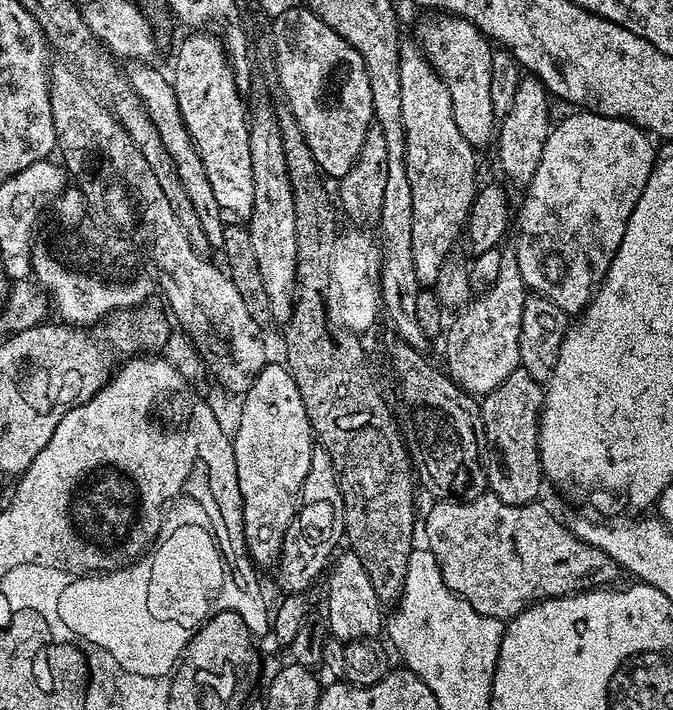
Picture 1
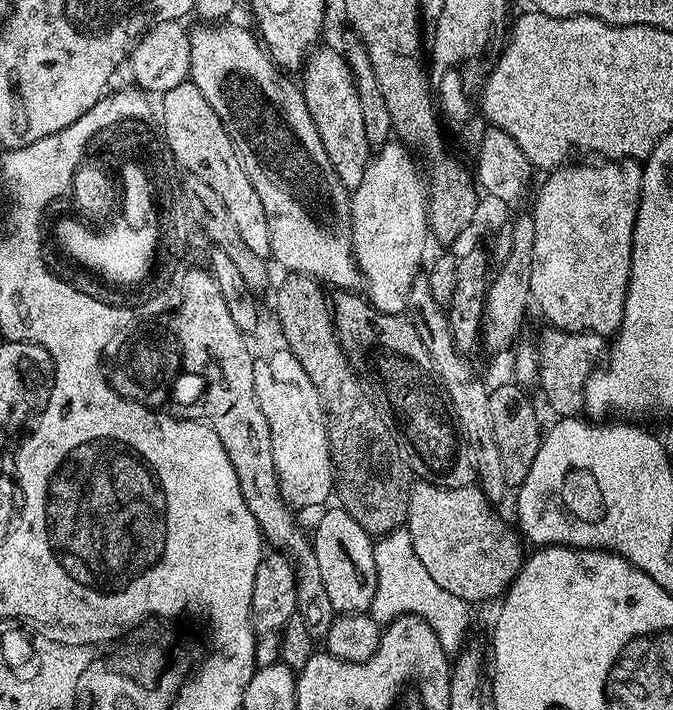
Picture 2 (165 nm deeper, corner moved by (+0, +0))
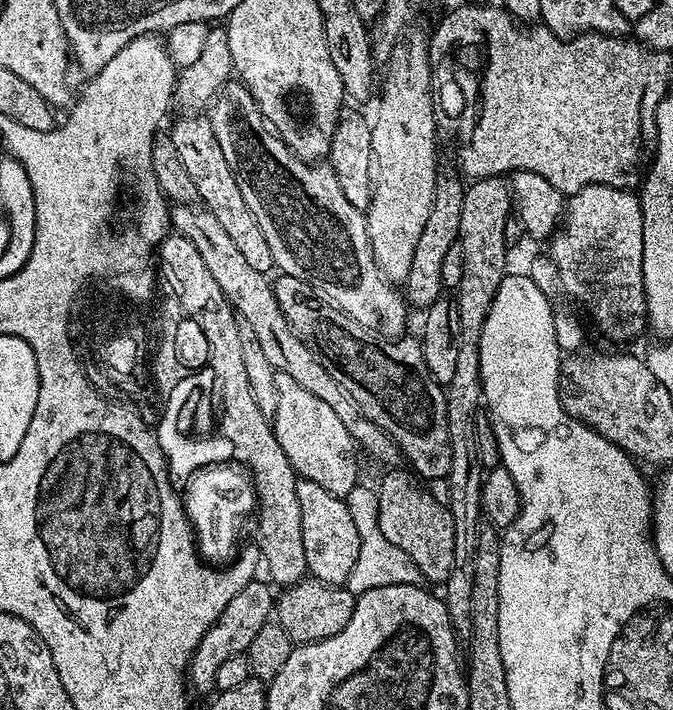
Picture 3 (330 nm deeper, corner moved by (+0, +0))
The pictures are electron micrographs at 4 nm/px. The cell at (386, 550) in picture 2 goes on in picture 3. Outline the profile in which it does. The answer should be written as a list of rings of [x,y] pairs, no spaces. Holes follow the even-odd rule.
[[[358,486],[350,490],[346,497],[350,518],[354,518],[354,526],[358,529],[360,539],[360,550],[358,552],[358,562],[354,564],[354,570],[350,572],[347,582],[347,589],[353,594],[359,594],[366,590],[374,590],[383,584],[420,584],[422,577],[418,566],[394,542],[382,534],[382,526],[378,518],[378,492],[375,487],[364,488]]]

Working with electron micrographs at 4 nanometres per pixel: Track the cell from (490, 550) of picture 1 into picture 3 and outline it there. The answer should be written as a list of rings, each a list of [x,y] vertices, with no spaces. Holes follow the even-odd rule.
[[[400,470],[385,471],[388,473],[384,481],[378,484],[378,518],[382,534],[411,558],[425,581],[447,581],[454,562],[454,522],[448,505],[441,501],[439,504],[426,489],[419,488],[411,471]]]

